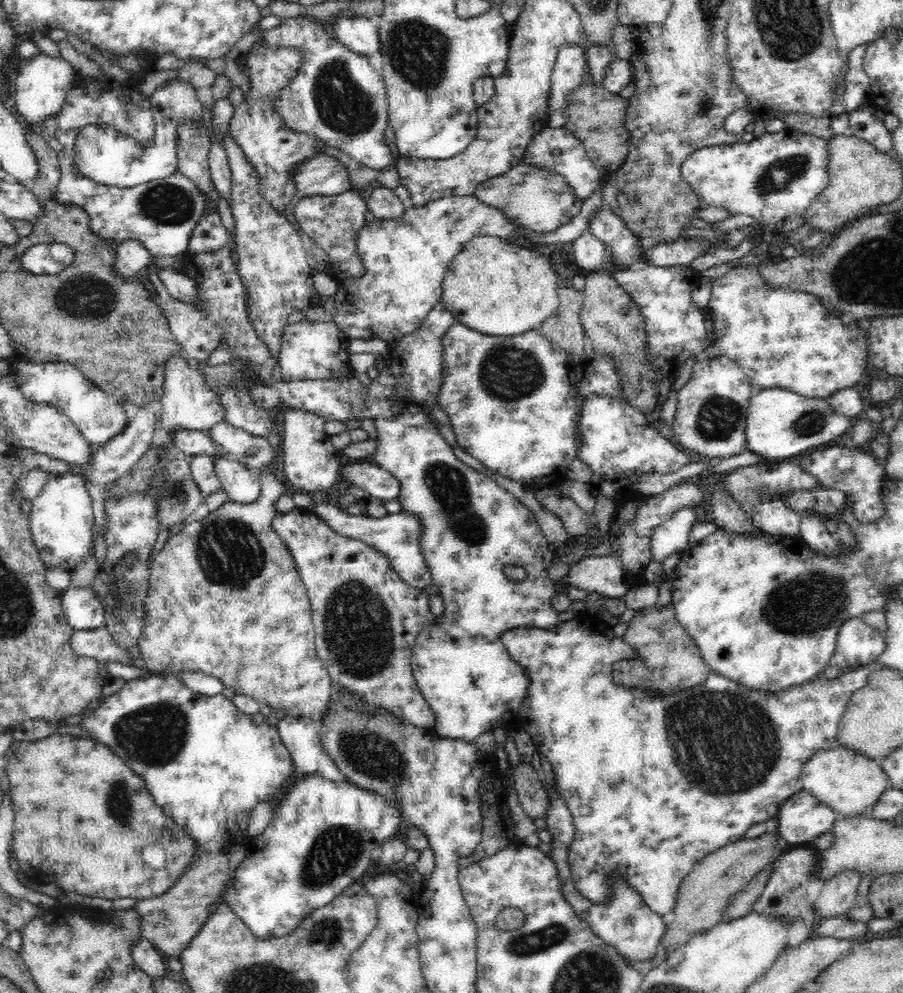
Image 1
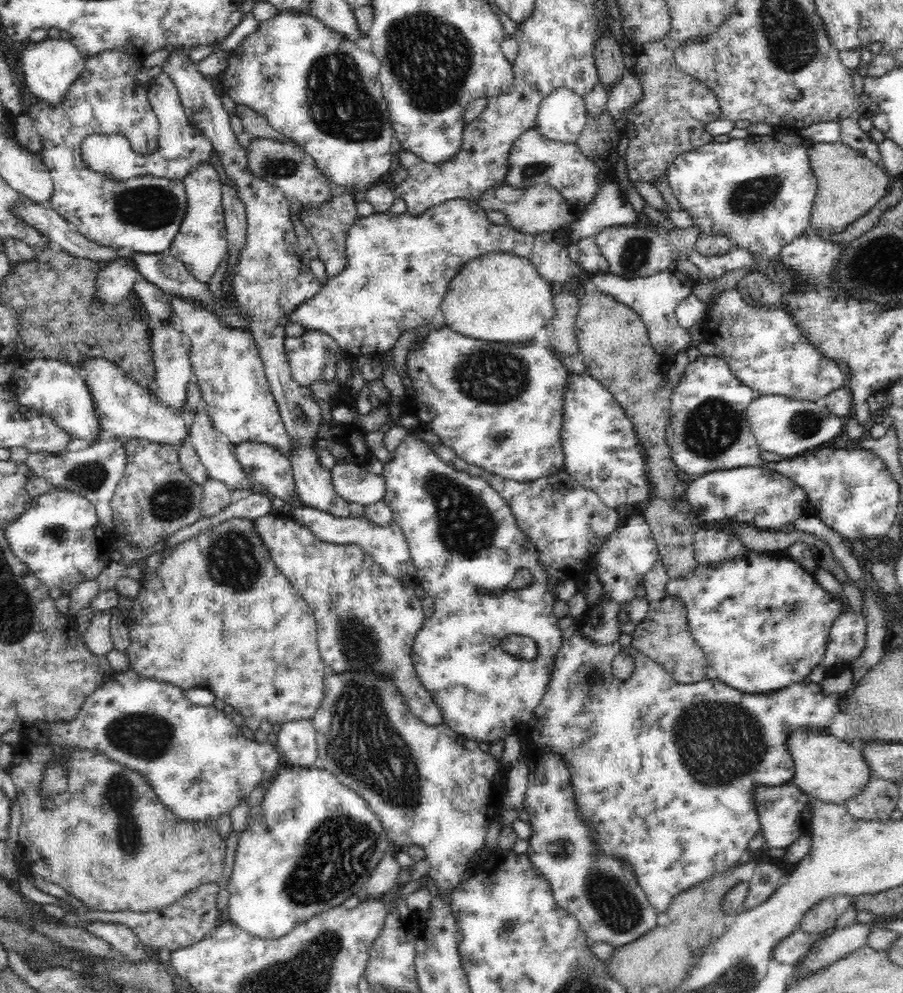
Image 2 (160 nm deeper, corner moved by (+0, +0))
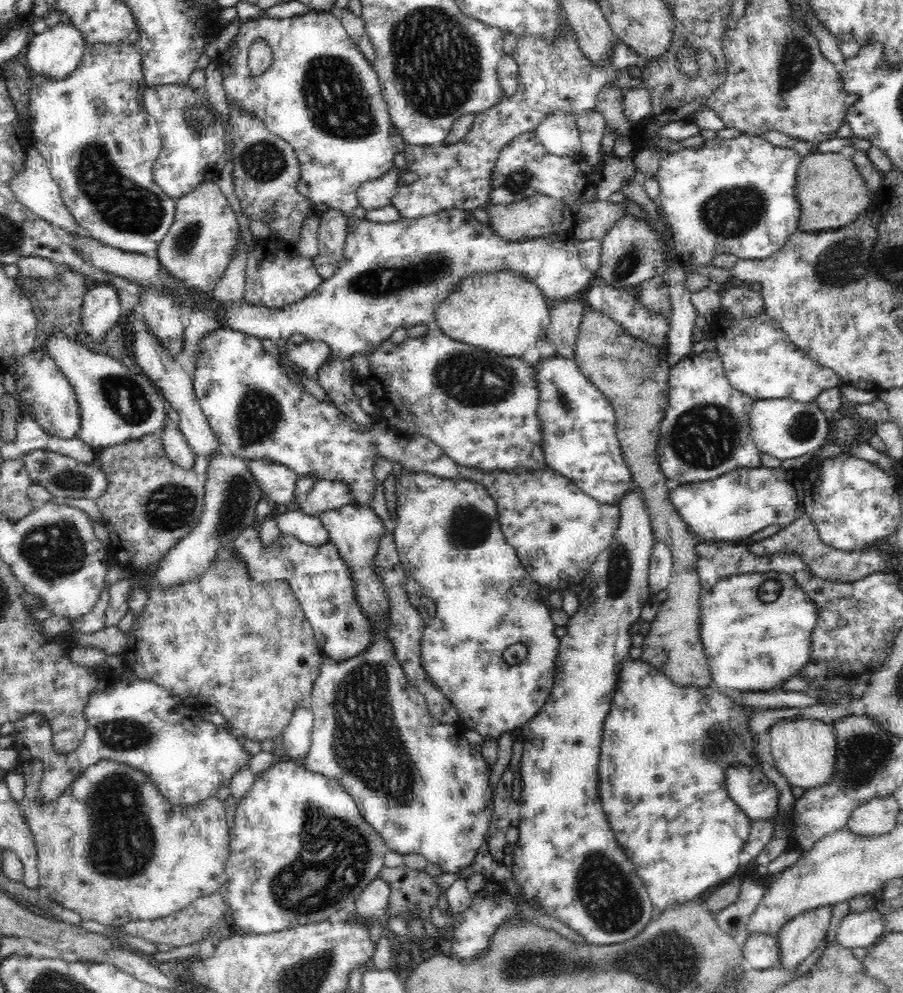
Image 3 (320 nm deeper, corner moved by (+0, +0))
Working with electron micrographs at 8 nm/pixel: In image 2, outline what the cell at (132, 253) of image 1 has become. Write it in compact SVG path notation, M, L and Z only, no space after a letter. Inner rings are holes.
M114 258L102 266L95 282L95 298L105 306L116 306L133 290L134 283L141 277L129 258Z

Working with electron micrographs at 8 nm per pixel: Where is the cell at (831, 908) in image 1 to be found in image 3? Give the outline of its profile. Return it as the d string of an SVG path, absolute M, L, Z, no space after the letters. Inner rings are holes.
M832 906L815 908L788 921L778 936L779 968L794 970L825 939L832 916Z

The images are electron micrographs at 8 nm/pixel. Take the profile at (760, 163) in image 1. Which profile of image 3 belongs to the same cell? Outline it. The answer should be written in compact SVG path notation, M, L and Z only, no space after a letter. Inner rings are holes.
M760 136L706 139L696 147L685 148L661 158L657 171L659 195L666 219L666 232L679 251L695 264L713 262L716 254L733 254L737 258L764 260L780 250L797 230L799 200L795 195L796 173L802 157L788 147L772 145Z

